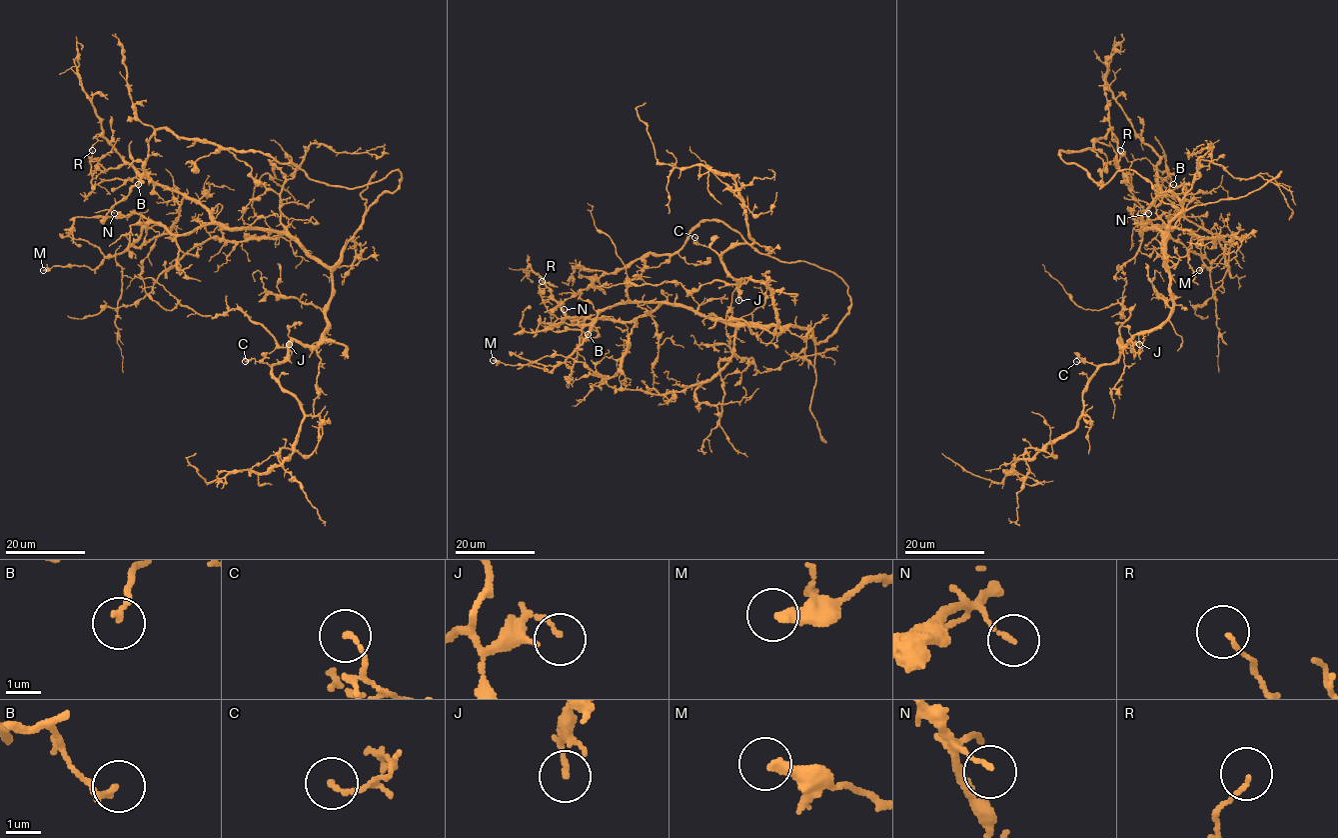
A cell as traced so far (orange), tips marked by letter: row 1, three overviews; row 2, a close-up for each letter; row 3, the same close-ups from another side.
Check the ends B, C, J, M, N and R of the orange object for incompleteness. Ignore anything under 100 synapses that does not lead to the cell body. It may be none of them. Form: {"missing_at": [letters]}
{"missing_at": []}

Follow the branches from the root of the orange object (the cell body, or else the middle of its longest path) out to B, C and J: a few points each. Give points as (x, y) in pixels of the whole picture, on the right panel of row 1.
B: (1169, 233), (1165, 266), (1164, 235), (1158, 229), (1145, 229), (1141, 215), (1160, 193), (1159, 177), (1173, 184)
C: (1169, 233), (1165, 263), (1170, 315), (1125, 345), (1117, 339), (1122, 352), (1115, 361), (1076, 361)
J: (1169, 233), (1165, 263), (1170, 272), (1172, 310), (1161, 324), (1139, 331), (1125, 345), (1117, 340), (1139, 344)

